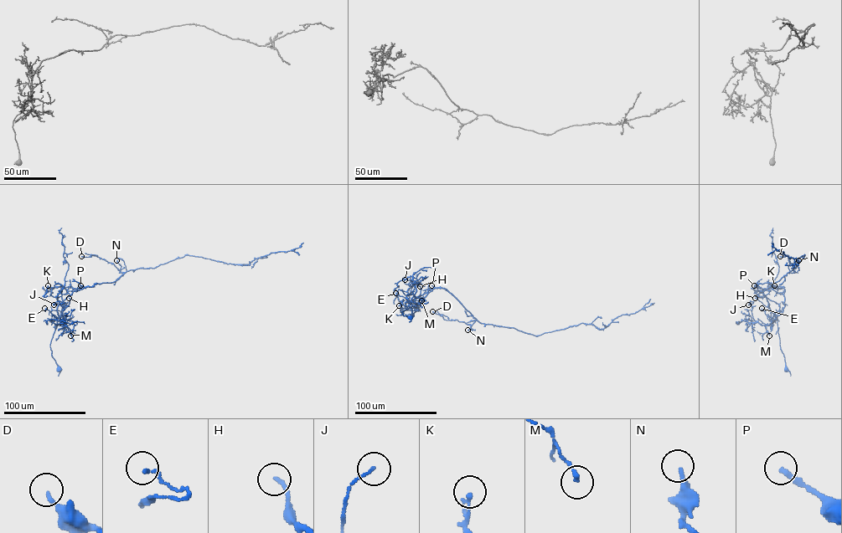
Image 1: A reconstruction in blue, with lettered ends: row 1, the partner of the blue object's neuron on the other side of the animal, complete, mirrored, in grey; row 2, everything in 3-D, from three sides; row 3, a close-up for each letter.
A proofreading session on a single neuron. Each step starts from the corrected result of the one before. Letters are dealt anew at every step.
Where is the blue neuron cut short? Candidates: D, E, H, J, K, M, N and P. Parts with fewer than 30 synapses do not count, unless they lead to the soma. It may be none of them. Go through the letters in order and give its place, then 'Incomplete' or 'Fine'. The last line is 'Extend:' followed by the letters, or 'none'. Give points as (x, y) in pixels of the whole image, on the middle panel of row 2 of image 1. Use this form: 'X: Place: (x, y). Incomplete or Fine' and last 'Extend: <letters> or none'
D: Place: (432, 311). Fine
E: Place: (395, 293). Fine
H: Place: (420, 286). Incomplete
J: Place: (405, 279). Fine
K: Place: (399, 305). Fine
M: Place: (421, 300). Fine
N: Place: (467, 330). Fine
P: Place: (431, 285). Incomplete
Extend: H, P

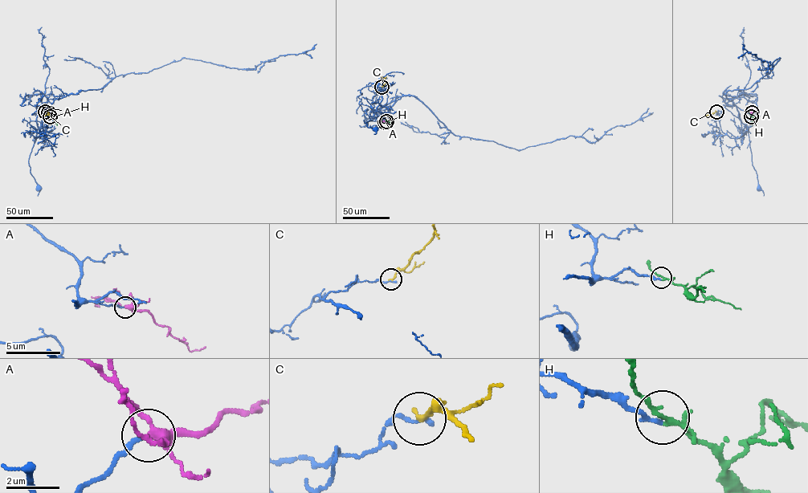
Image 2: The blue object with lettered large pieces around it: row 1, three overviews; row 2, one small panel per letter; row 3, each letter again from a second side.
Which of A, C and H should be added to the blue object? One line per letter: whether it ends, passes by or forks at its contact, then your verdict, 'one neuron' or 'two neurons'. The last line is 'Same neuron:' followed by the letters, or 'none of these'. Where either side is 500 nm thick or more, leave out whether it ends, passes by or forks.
A: it forks there; one neuron
C: it ends there; two neurons
H: it forks there; one neuron
Same neuron: A, H

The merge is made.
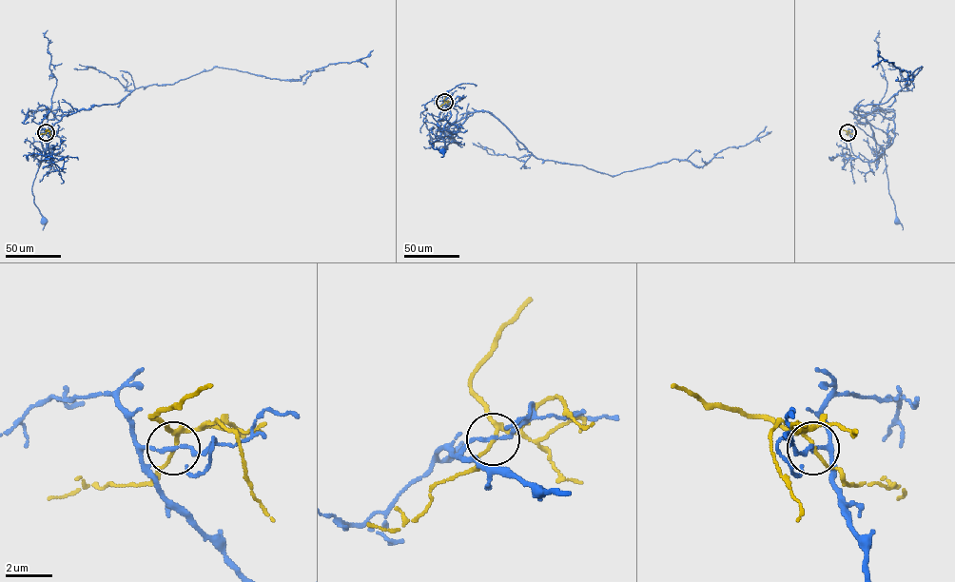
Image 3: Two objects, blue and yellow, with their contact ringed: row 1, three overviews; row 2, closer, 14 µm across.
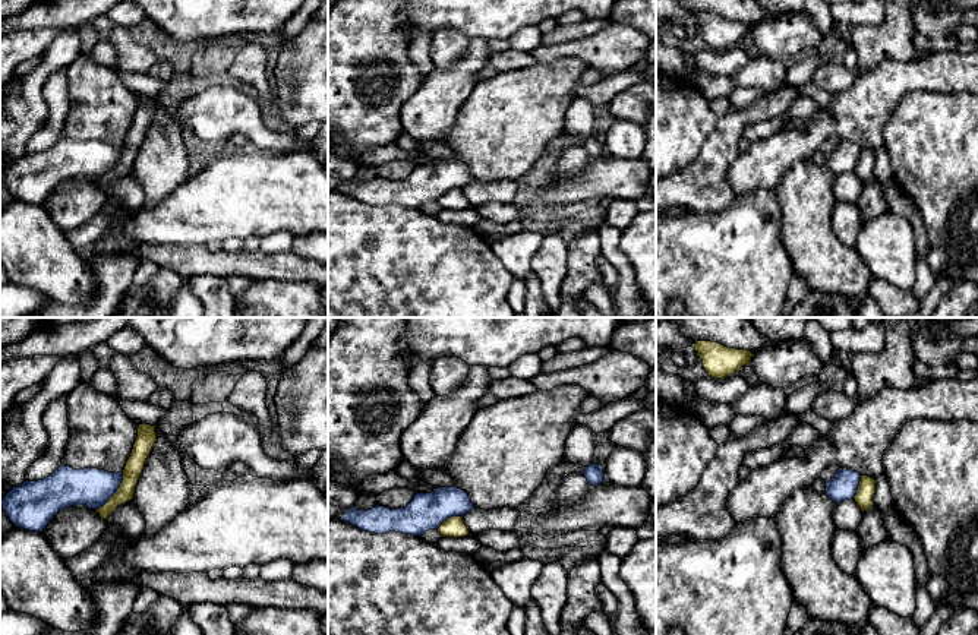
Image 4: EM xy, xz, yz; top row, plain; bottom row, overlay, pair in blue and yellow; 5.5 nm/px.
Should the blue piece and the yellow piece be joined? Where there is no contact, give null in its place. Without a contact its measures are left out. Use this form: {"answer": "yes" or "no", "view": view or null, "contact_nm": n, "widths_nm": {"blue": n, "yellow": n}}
{"answer": "no", "view": "xy", "contact_nm": 260, "widths_nm": {"blue": 200, "yellow": 100}}

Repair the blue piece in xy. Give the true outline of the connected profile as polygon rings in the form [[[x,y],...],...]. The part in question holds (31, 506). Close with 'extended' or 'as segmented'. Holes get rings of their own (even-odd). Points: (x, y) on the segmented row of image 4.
[[[61,464],[51,476],[38,481],[23,481],[1,500],[10,521],[29,531],[42,533],[61,509],[78,503],[100,509],[117,492],[123,473],[98,468],[73,470]]] | as segmented

